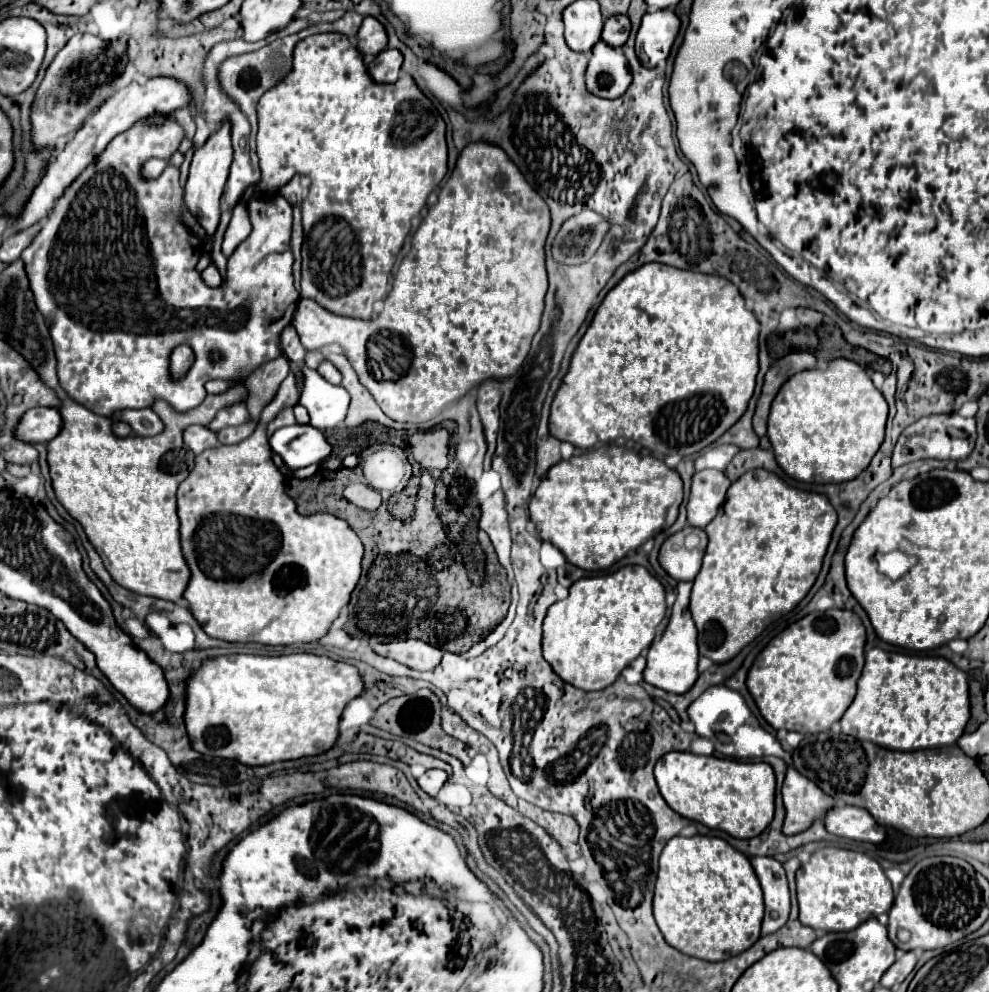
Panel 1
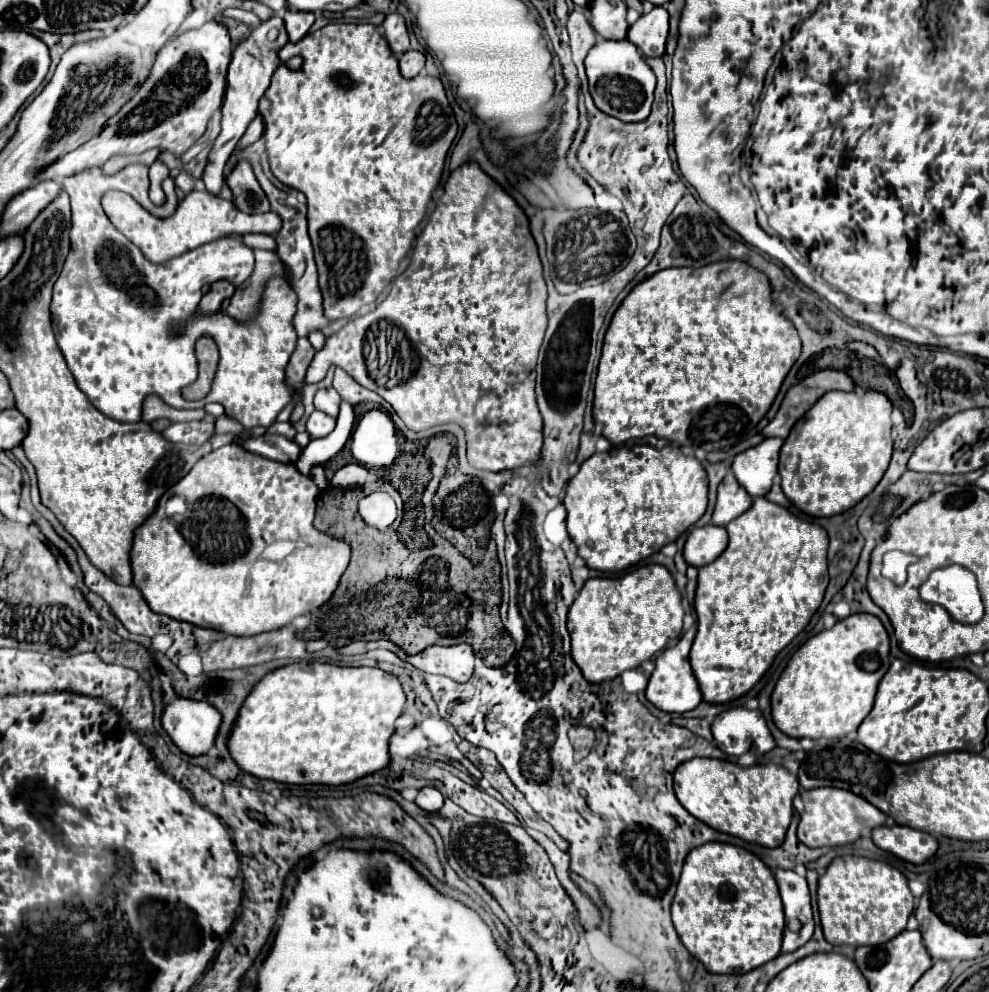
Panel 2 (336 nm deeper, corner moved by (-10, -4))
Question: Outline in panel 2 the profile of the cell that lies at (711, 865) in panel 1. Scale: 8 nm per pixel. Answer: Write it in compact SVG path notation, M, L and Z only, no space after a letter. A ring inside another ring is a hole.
M704 843L686 855L678 891L672 901L672 923L682 945L710 973L746 973L780 953L784 911L772 871L754 855L738 845Z

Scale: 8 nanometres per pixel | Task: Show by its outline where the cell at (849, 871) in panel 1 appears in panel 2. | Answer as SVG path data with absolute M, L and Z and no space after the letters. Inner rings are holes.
M842 855L818 879L818 911L824 937L834 947L880 945L906 929L906 921L914 911L914 895L896 867L858 855Z

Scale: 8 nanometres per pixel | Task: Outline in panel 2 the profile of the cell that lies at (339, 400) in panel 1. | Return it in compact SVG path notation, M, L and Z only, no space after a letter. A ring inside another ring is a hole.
M314 411L306 423L306 431L312 435L312 439L326 437L328 433L332 433L334 427L336 427L336 419L322 411Z

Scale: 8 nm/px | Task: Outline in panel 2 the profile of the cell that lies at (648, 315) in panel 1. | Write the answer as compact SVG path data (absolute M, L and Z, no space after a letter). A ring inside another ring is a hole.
M718 261L702 269L664 269L644 279L642 283L638 283L630 291L630 295L622 301L622 305L616 309L610 321L610 327L606 331L606 337L604 337L602 357L600 357L598 375L594 383L594 405L592 405L592 417L594 417L594 423L602 425L602 437L606 437L612 445L624 445L628 439L640 439L640 437L654 435L654 437L664 437L684 447L692 447L692 449L702 447L704 451L728 449L736 445L740 439L744 439L758 425L758 421L766 415L774 397L780 391L784 377L788 375L790 367L800 355L798 333L792 327L792 323L788 323L782 317L782 313L776 311L776 305L770 295L772 295L772 289L770 289L766 275L756 271L744 261Z

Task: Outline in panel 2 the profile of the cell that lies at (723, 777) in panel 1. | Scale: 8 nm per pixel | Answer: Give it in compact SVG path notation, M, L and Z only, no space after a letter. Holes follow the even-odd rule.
M696 757L680 763L674 771L674 791L690 815L716 831L764 847L778 847L792 821L792 799L798 791L798 779L778 763L740 767L722 759Z

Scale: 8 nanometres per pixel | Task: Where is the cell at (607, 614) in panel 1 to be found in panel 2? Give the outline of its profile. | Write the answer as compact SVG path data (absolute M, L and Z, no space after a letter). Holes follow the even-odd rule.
M644 565L616 579L588 579L568 611L572 659L588 683L612 681L628 669L638 669L656 651L662 651L670 639L676 639L682 631L682 619L682 595L664 565Z

